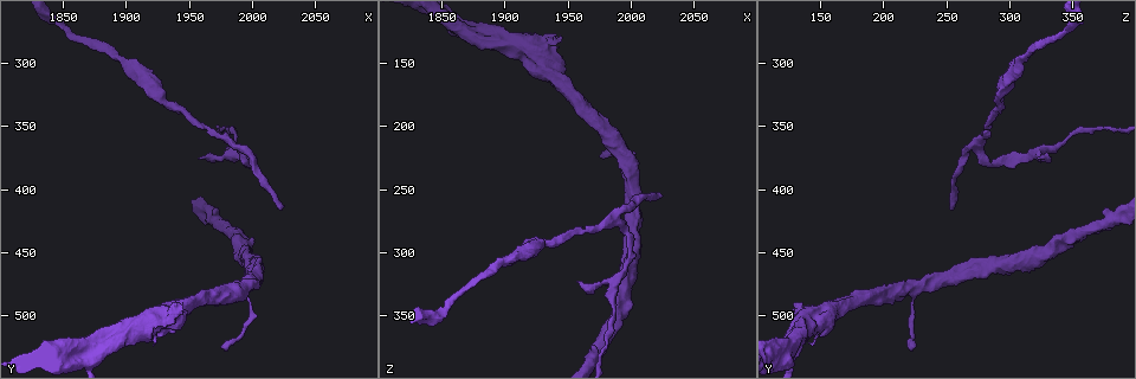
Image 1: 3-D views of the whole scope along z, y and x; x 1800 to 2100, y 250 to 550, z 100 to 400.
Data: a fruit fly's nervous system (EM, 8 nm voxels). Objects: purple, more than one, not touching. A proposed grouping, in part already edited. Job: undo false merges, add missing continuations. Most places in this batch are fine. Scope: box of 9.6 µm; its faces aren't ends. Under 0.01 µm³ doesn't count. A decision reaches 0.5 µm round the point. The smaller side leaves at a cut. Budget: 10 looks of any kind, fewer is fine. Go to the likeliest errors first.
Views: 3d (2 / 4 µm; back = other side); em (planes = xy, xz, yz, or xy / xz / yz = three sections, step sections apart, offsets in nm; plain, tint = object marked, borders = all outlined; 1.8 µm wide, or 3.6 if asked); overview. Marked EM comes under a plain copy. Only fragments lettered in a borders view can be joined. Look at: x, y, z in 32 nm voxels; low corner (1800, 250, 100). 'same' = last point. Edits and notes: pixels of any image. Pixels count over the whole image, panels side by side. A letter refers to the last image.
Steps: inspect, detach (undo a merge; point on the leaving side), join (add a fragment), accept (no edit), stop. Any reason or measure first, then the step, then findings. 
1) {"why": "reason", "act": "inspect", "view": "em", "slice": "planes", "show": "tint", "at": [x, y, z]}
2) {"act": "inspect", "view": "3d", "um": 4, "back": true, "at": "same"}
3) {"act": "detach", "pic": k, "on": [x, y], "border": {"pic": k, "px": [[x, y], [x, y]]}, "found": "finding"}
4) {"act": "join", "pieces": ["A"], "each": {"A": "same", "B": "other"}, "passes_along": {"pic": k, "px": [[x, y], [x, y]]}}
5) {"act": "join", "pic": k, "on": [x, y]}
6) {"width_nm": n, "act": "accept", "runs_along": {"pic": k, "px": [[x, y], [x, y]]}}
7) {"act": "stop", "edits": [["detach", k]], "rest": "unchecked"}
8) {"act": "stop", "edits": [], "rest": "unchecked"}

{"act": "inspect", "view": "em", "slice": "planes", "show": "borders", "at": [1956, 374, 324]}

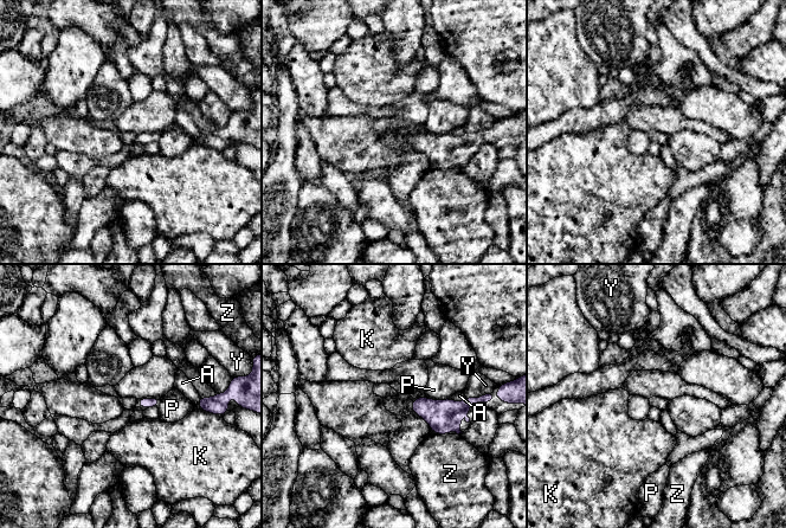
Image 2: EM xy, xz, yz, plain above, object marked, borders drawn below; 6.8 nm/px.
{"act": "accept", "each": {"A": "other", "K": "other", "P": "other", "Y": "other", "Z": "other"}, "border": {"pic": 2, "px": [[427, 397], [431, 399], [450, 399]]}, "found": "no lettered fragment goes on from it"}

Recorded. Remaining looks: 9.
{"why": "thin end", "act": "inspect", "view": "3d", "um": 2, "at": [2022, 418, 250]}

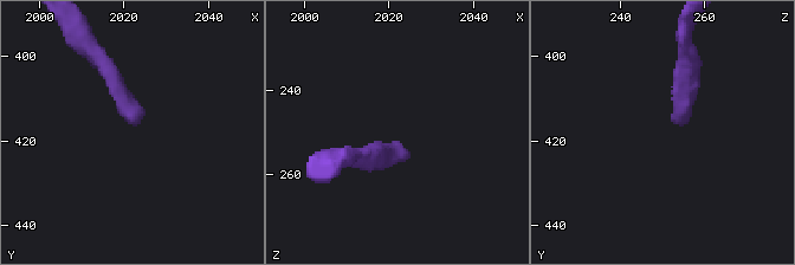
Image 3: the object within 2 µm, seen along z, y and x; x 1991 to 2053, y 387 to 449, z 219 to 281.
{"why": "shape alone is not enough", "act": "inspect", "view": "em", "um": 3.6, "slice": "yz", "step": 16, "show": "tint", "at": [2023, 415, 252]}

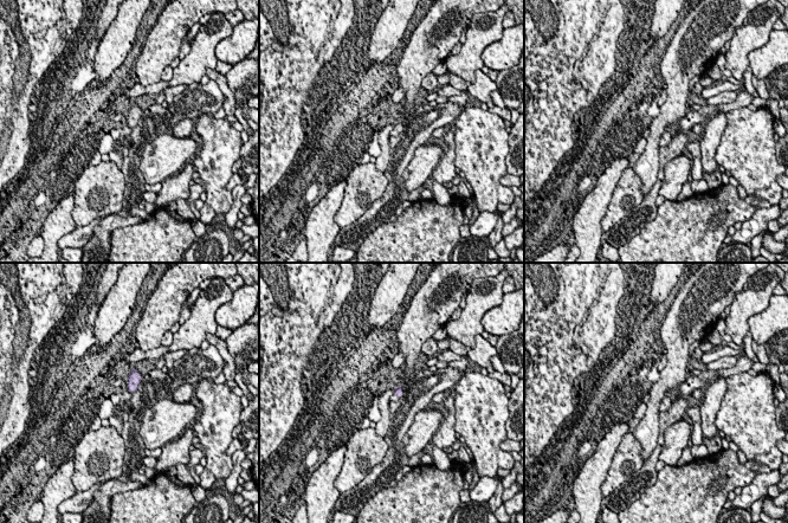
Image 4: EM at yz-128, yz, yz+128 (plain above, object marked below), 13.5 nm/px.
{"why": "cut it another way", "act": "inspect", "view": "em", "um": 3.6, "slice": "planes", "show": "borders", "at": "same"}

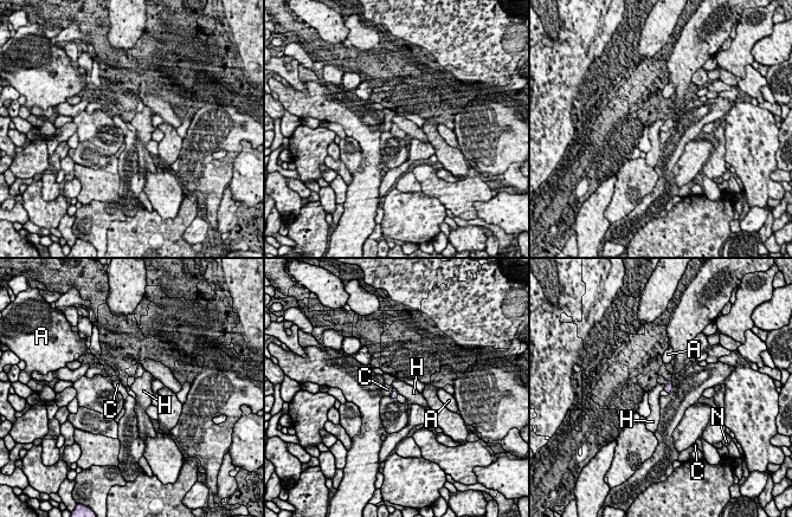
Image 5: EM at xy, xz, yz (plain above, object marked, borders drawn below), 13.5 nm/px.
{"act": "join", "pieces": ["N"], "each": {"A": "other", "C": "other", "H": "other", "N": "same"}, "passes_along": {"pic": 5, "px": [[394, 395], [397, 398], [403, 400]]}, "found": "it goes on there"}

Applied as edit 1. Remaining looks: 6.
{"why": "thick turns thin", "act": "inspect", "view": "3d", "um": 2, "at": [1994, 480, 222]}

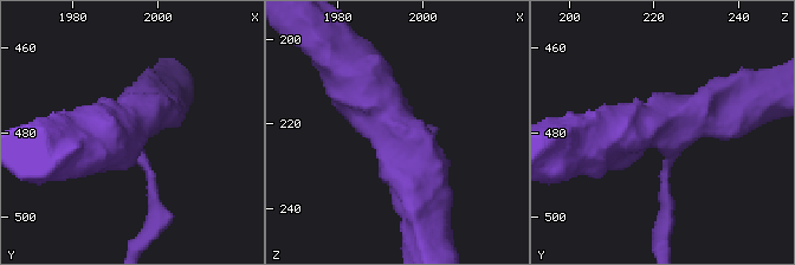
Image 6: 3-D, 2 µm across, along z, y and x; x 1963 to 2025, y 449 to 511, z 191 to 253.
{"arms": 3, "act": "inspect", "view": "em", "slice": "planes", "show": "borders", "at": [1993, 477, 222]}

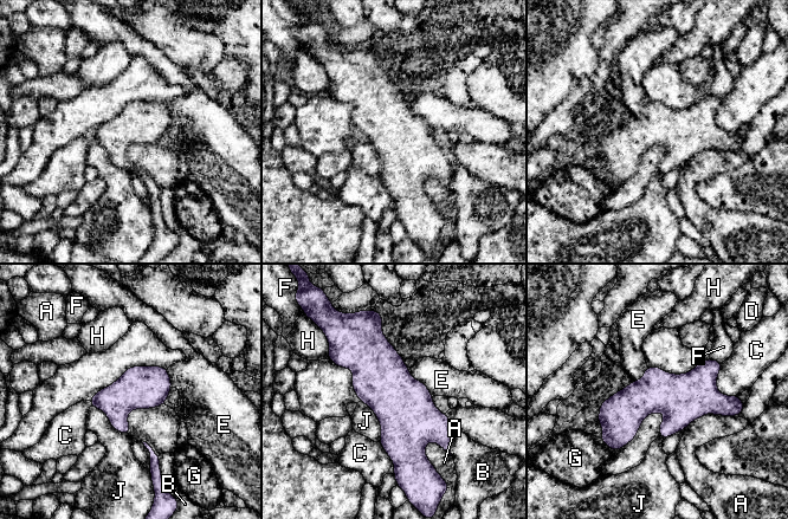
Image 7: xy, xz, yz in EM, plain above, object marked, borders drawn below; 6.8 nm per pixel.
{"width_nm": 280, "longest_contact_nm": ["A", 400], "act": "accept", "each": {"A": "other", "B": "other", "C": "other", "D": "other", "E": "other", "F": "other", "G": "other", "H": "other", "J": "other"}, "found": "continuous, no second cell"}

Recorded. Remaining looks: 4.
{"why": "side arm on a straight run", "act": "inspect", "view": "em", "um": 3.6, "slice": "planes", "show": "borders", "at": [1888, 522, 128]}

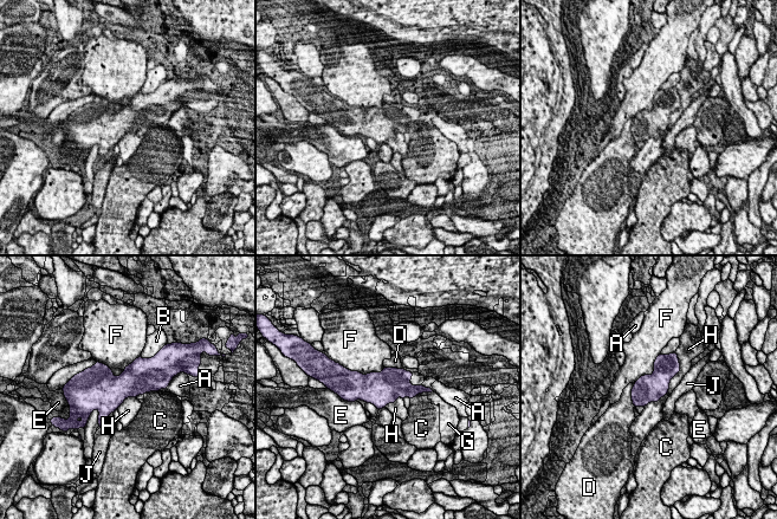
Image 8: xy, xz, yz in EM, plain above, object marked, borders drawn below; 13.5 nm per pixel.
{"width_nm": 360, "act": "accept", "each": {"A": "other", "B": "other", "C": "other", "D": "other", "E": "other", "F": "other", "G": "other", "H": "other", "J": "other"}, "border": {"pic": 8, "px": [[678, 356], [668, 391], [645, 407]]}, "found": "one cell here"}

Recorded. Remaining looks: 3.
{"act": "stop", "edits": [["join", 5]], "rest": "unchecked"}

